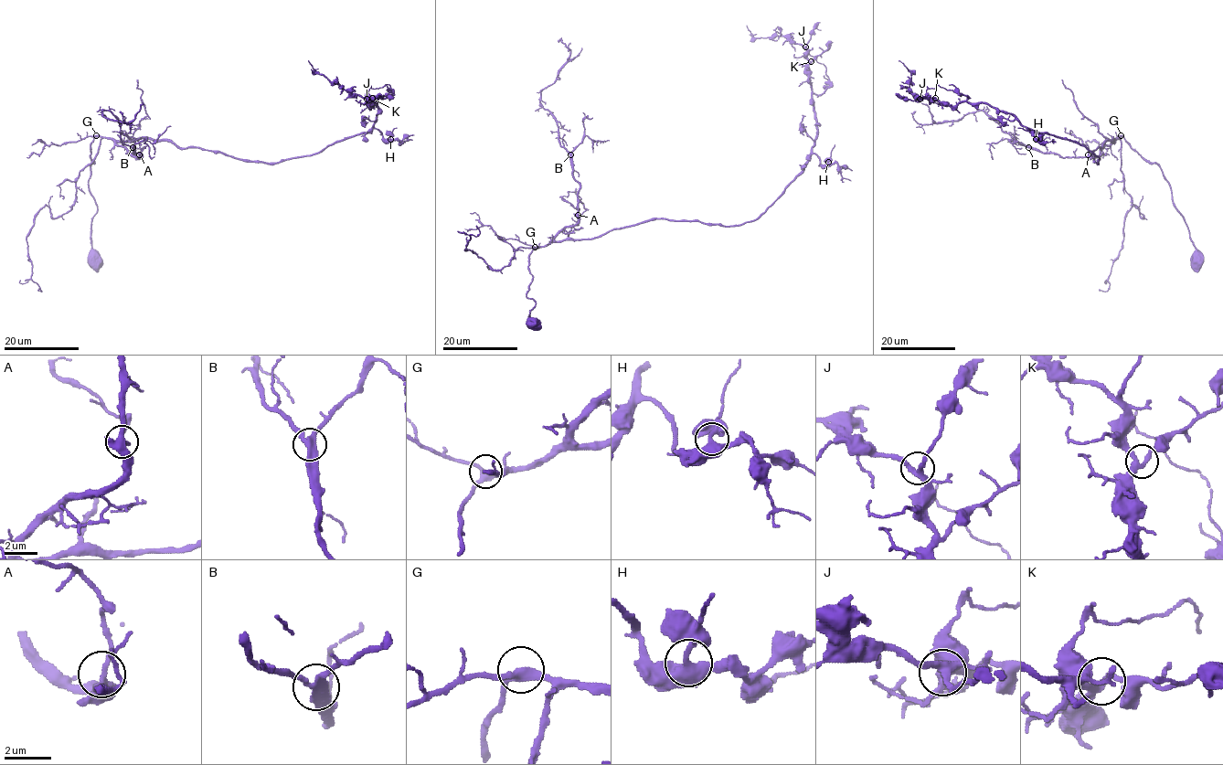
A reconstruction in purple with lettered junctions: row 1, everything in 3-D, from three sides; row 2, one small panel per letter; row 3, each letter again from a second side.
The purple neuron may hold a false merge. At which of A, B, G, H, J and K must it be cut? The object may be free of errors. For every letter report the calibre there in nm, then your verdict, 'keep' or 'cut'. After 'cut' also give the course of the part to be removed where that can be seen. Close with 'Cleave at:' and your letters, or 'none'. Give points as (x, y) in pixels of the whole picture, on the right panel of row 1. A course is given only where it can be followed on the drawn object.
A: 360 nm | keep
B: 320 nm | keep
G: 320 nm | keep
H: 320 nm | keep
J: 280 nm | keep
K: 260 nm | keep
Cleave at: none

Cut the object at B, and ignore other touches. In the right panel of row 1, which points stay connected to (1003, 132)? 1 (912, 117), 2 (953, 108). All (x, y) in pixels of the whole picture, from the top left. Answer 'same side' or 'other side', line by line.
1: same side
2: other side

